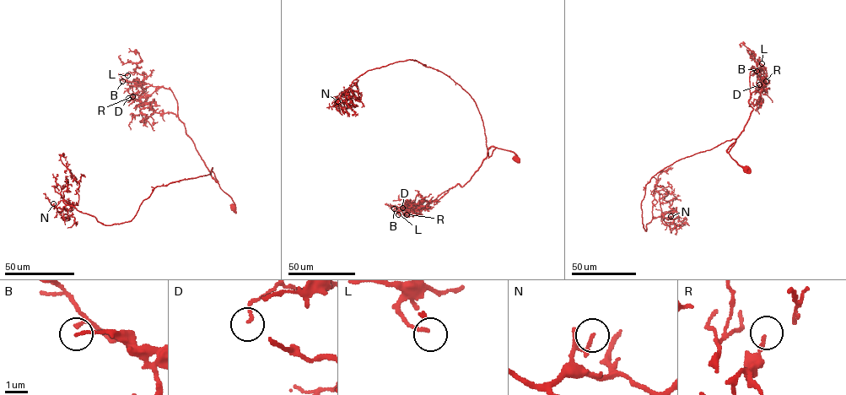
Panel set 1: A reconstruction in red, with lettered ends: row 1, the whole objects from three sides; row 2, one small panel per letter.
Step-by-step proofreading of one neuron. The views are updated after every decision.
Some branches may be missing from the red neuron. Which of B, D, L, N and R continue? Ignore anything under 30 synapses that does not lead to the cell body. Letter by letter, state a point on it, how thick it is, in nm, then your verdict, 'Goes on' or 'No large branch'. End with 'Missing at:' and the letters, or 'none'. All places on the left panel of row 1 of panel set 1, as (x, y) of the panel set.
B: Place: (122, 81). Thickness 120 nm. No large branch
D: Place: (128, 98). Thickness 120 nm. No large branch
L: Place: (127, 75). Thickness 140 nm. No large branch
N: Place: (53, 203). Thickness 160 nm. Goes on
R: Place: (132, 96). Thickness 100 nm. No large branch
Missing at: N

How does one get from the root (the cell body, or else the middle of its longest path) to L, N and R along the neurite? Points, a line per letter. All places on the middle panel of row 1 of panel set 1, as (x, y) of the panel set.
L: (515, 159), (511, 151), (490, 147), (462, 186), (458, 184), (421, 208), (398, 214)
N: (515, 159), (513, 152), (495, 147), (488, 157), (475, 101), (448, 76), (416, 60), (366, 71), (337, 101)
R: (515, 159), (511, 151), (490, 147), (462, 186), (456, 184), (406, 214)

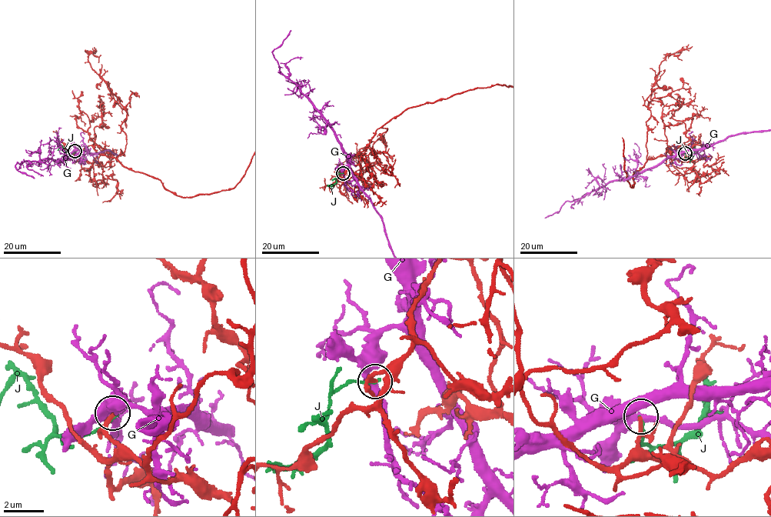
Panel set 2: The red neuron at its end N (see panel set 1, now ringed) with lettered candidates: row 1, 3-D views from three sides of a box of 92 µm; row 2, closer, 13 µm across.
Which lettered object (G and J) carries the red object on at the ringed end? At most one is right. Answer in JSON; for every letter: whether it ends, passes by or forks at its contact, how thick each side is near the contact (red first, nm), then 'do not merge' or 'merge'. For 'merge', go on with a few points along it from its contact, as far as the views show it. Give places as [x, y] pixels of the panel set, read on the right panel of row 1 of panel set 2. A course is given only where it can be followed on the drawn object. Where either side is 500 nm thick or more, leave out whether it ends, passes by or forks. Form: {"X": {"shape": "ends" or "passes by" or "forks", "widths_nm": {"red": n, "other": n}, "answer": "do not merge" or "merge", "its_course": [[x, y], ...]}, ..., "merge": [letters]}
{"G": {"shape": "passes by", "widths_nm": {"red": 170, "other": 380}, "answer": "do not merge"}, "J": {"shape": "ends", "widths_nm": {"red": 200, "other": 150}, "answer": "do not merge"}, "merge": []}

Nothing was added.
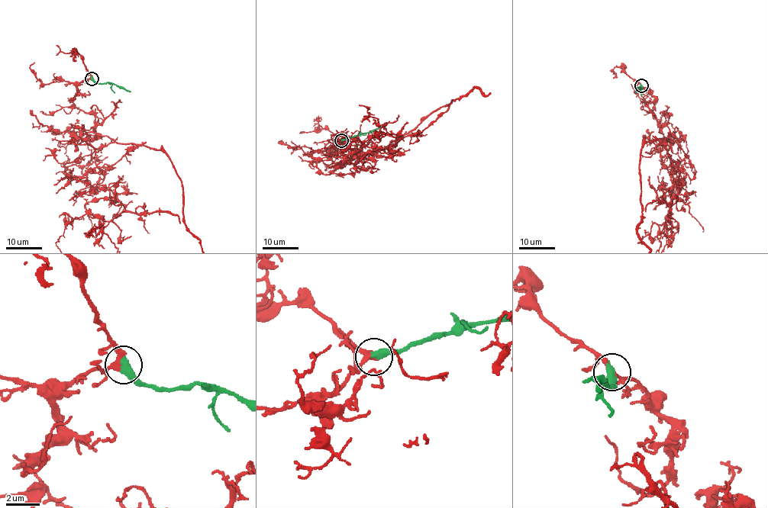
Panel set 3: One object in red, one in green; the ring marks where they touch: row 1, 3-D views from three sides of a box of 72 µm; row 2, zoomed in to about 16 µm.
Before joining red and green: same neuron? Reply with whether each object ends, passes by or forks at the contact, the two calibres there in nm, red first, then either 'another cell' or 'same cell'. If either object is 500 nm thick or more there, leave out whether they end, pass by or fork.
300 nm thick on the red side, 550 nm on the other; same cell

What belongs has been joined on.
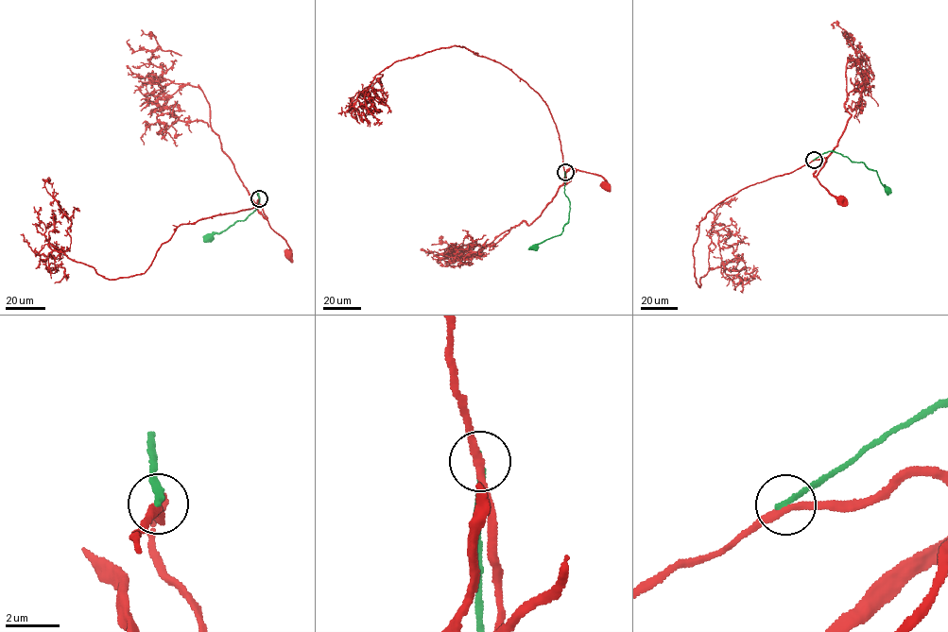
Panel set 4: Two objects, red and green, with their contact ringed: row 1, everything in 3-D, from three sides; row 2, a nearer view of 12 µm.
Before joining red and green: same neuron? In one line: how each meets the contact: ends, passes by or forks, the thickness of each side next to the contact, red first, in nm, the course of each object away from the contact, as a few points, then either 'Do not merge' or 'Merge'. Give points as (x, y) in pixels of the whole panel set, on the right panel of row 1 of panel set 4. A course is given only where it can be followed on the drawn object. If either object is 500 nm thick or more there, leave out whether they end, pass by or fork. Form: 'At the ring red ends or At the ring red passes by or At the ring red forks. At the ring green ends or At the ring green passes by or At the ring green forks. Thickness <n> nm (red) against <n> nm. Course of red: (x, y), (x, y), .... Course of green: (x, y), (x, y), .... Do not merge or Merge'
At the ring red passes by. At the ring green ends. Thickness 260 nm (red) against 220 nm. Course of red: (814, 160), (825, 159), (817, 178), (827, 191), (840, 199). Course of green: (814, 160), (833, 151), (851, 161), (863, 162), (869, 169), (875, 170), (887, 190). Do not merge

